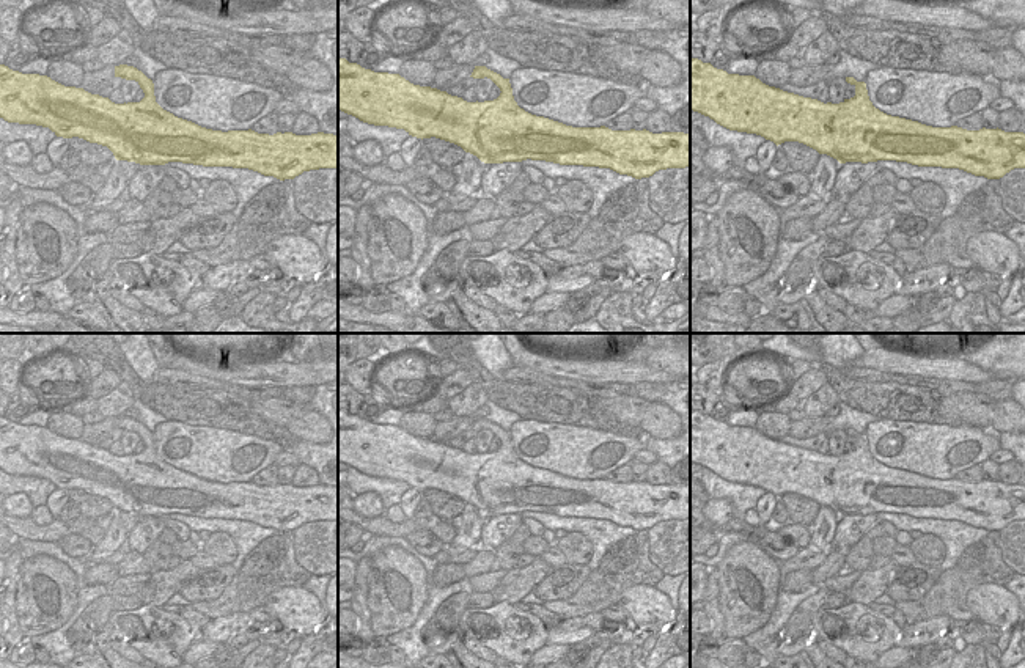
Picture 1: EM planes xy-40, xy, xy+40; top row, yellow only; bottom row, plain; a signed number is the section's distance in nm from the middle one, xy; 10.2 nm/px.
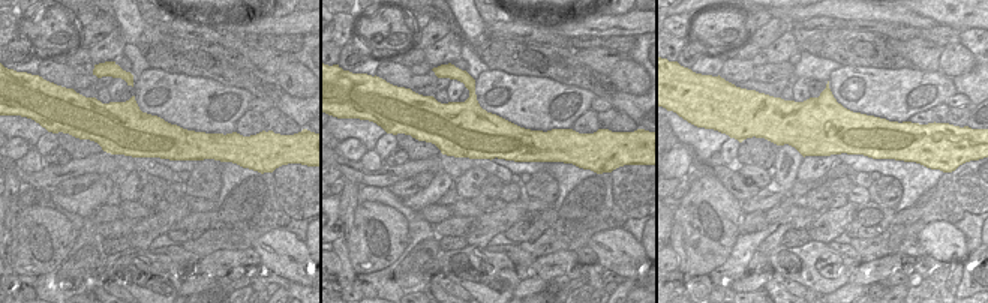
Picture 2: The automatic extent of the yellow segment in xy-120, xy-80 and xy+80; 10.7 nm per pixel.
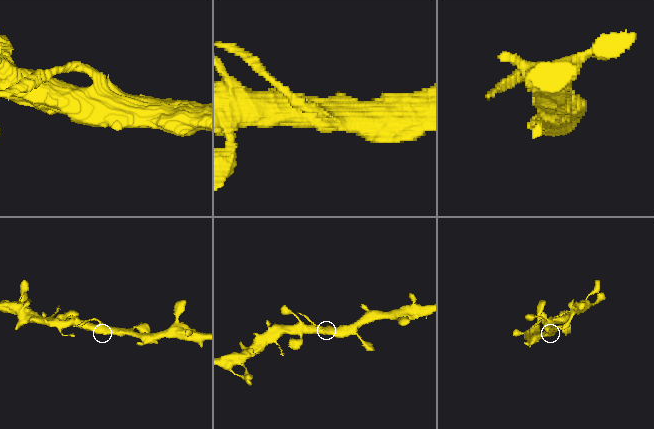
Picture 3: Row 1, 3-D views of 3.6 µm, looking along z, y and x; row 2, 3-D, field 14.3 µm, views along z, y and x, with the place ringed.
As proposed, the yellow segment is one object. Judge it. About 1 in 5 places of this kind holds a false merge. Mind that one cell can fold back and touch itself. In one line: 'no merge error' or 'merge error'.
merge error

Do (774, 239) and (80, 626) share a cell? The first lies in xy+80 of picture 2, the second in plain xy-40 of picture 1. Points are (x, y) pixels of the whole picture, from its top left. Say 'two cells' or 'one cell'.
one cell

